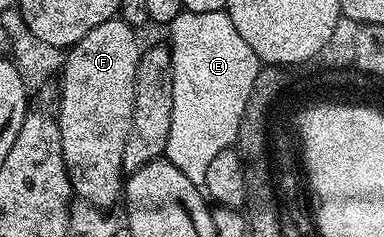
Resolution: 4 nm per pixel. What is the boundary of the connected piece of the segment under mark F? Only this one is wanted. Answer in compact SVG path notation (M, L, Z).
M122 19L98 23L94 31L87 33L78 44L67 50L62 72L58 81L60 87L60 138L62 155L68 178L77 198L89 206L111 210L111 205L121 200L122 186L126 174L122 167L122 151L126 151L128 135L132 132L132 112L136 104L136 76L142 52L142 44L136 38L137 30Z

